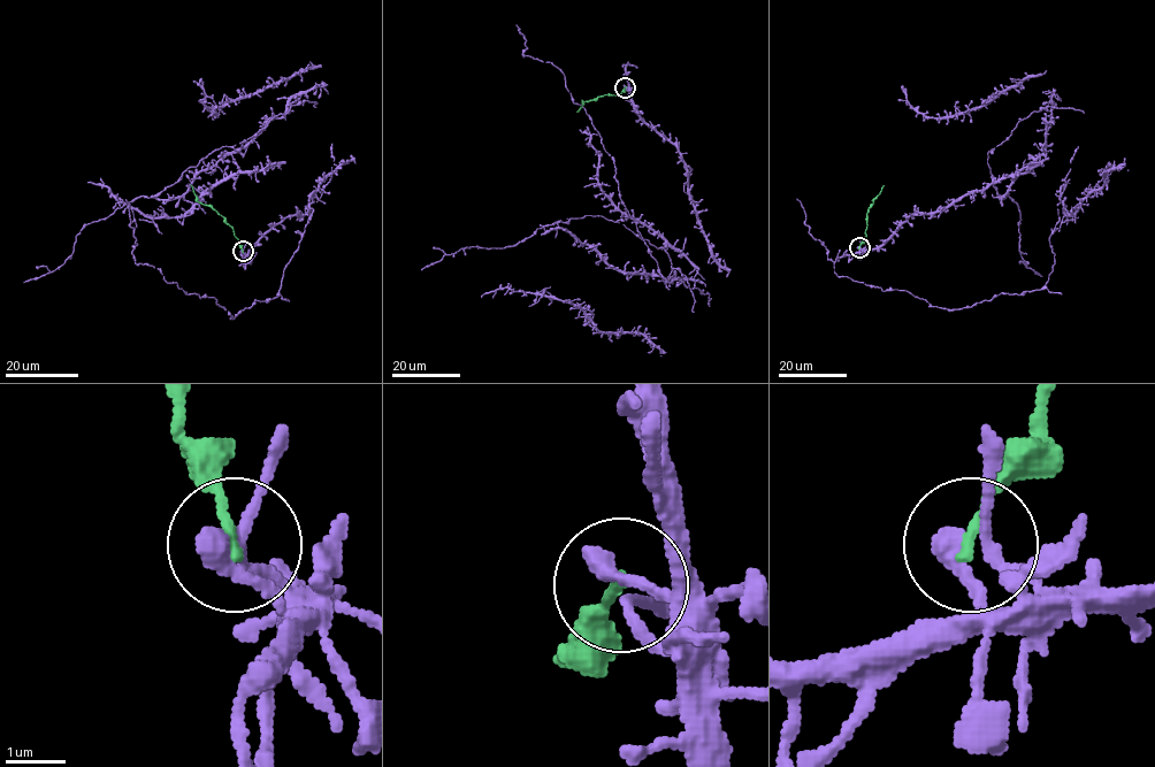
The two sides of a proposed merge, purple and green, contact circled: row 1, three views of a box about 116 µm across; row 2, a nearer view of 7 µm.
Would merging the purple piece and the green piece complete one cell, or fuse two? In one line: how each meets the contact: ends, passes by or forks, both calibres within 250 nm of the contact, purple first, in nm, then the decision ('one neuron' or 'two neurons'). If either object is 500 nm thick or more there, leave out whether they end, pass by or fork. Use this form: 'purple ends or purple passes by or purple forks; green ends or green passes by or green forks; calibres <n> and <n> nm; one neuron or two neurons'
purple ends; green ends; calibres 400 and 170 nm; two neurons

